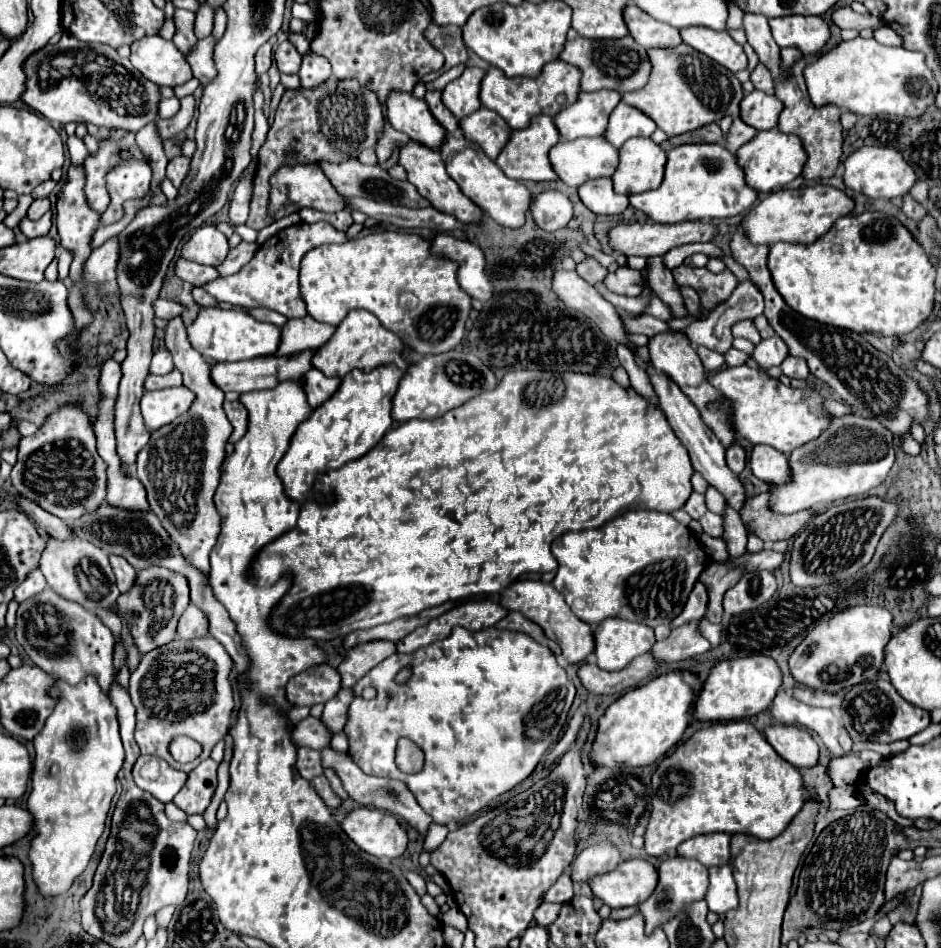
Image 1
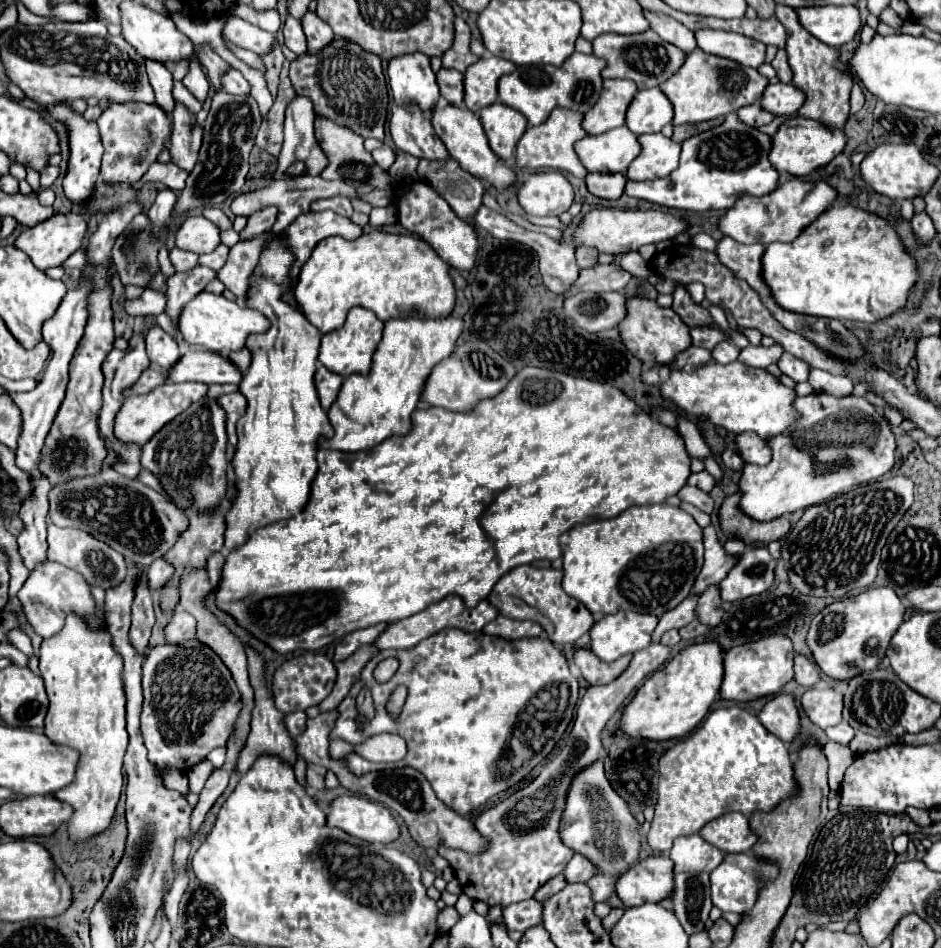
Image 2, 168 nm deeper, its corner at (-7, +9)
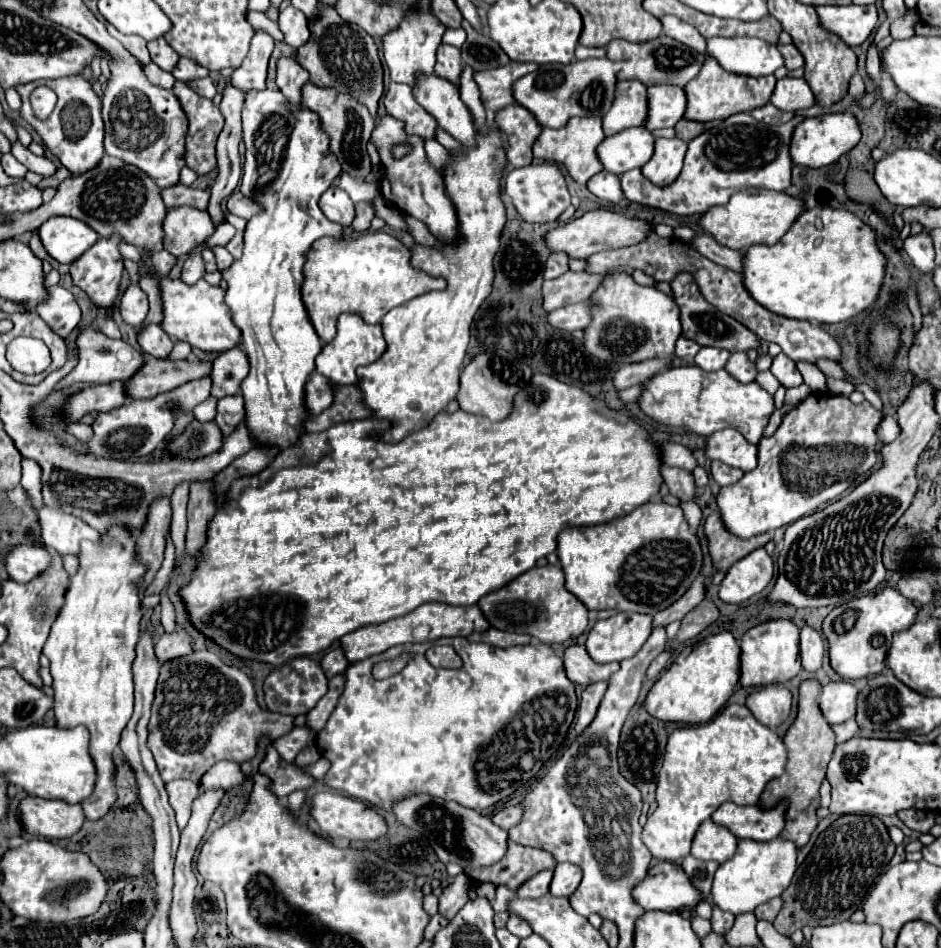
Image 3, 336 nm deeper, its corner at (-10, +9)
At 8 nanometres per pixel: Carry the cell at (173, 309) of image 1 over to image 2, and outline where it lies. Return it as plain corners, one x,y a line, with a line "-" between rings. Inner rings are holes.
146,288
138,300
126,302
126,310
132,316
160,316
166,308
166,302
168,302
168,298
166,298
164,288
160,288
160,290

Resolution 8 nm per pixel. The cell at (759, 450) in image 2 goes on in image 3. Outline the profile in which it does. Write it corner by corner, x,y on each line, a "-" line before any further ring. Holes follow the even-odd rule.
717,430
705,438
705,456
727,466
749,472
757,466
757,446
747,442
737,430

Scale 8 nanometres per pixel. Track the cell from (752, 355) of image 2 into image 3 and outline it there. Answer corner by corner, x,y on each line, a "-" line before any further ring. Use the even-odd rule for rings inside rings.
735,352
735,354
731,354
729,360
727,360
725,370
727,370
735,380
739,380
739,382
743,382
743,384
753,382
755,376
757,376
757,368
755,368
755,364
749,362
749,360
747,360
747,354
743,354
743,352

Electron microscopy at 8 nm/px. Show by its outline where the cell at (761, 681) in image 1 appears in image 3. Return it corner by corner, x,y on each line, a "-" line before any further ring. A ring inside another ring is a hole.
787,618
769,620
747,630
741,638
741,680
743,688
783,684
801,670
799,662
799,628

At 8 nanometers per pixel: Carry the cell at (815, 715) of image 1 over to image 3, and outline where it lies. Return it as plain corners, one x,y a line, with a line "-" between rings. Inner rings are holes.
845,680
829,682
827,686
823,686
819,704
821,704
821,712
827,718
827,722
839,724
839,722
853,718
857,694
859,694
859,688

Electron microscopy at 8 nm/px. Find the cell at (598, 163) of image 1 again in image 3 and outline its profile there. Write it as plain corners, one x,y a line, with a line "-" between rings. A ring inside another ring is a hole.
639,126
605,138
599,144
597,154
605,170
613,174
623,174
627,170
641,168
651,160
653,142
653,134
647,128

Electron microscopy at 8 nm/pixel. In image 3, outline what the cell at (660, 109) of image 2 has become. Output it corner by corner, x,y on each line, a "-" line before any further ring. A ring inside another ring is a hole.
651,86
647,130
675,126
685,114
685,100
687,96
681,86

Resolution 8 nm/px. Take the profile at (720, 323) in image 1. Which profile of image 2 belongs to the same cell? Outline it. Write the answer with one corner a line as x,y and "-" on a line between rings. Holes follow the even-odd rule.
712,326
692,328
690,334
692,334
692,344
694,344
694,346
702,346
702,348
710,348
710,350
712,350
718,342
728,340
726,334
724,334
724,330
712,328

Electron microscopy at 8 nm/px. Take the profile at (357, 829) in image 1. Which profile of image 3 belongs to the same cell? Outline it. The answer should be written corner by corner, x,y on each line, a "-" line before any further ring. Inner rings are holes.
317,792
311,798
311,816
319,824
319,830
329,838
345,838
345,840
377,840
387,832
385,820
367,804
355,798
347,798
337,792

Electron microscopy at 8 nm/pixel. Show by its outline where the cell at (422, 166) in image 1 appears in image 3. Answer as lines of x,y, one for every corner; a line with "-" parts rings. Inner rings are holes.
391,82
389,90
385,92
383,104
387,108
387,114
393,114
395,118
405,122
405,130
409,134
419,134
425,140
435,136
437,122
427,110
423,110
423,106
417,104
411,86

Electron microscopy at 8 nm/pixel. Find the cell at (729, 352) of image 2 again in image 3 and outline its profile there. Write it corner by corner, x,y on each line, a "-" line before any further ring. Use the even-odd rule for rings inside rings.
701,348
695,356
695,364
701,368
701,370
707,370
707,372
715,372
715,370
721,370
725,366
729,358
729,352
727,350
719,350
719,348

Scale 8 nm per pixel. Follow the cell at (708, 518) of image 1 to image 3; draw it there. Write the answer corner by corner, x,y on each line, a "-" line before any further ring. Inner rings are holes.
661,466
661,476
667,482
673,496
679,500
693,500
695,496
695,482
691,472
673,466

